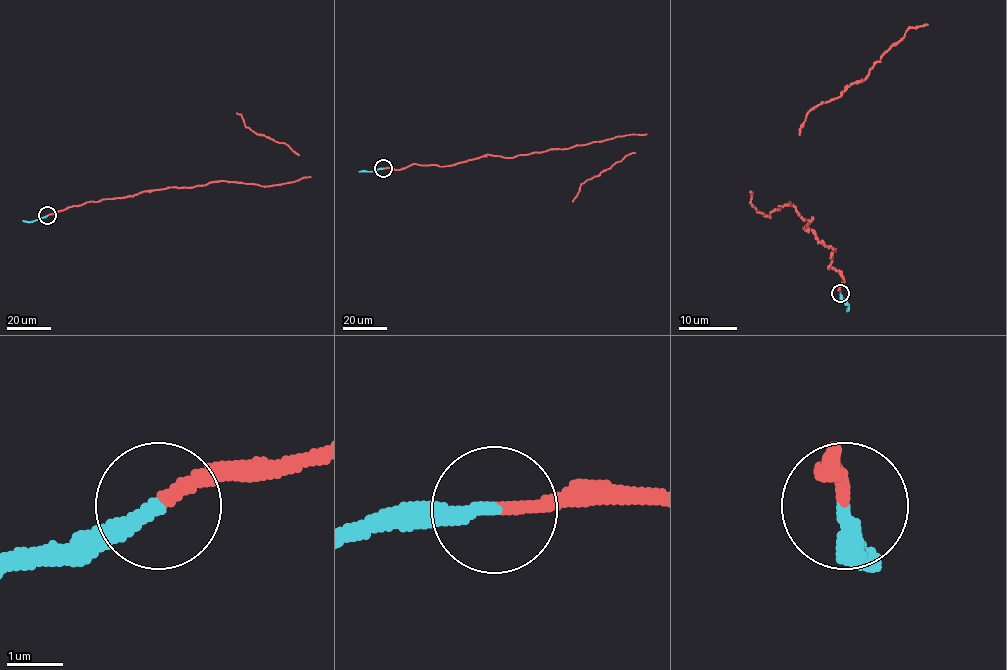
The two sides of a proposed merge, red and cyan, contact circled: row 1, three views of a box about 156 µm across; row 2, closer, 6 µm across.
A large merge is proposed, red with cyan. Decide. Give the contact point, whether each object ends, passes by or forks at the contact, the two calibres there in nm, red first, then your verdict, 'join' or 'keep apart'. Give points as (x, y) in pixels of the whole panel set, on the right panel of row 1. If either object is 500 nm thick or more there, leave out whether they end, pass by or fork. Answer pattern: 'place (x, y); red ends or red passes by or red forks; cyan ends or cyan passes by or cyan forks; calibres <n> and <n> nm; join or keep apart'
place (840, 293); red ends; cyan ends; calibres 240 and 280 nm; join

